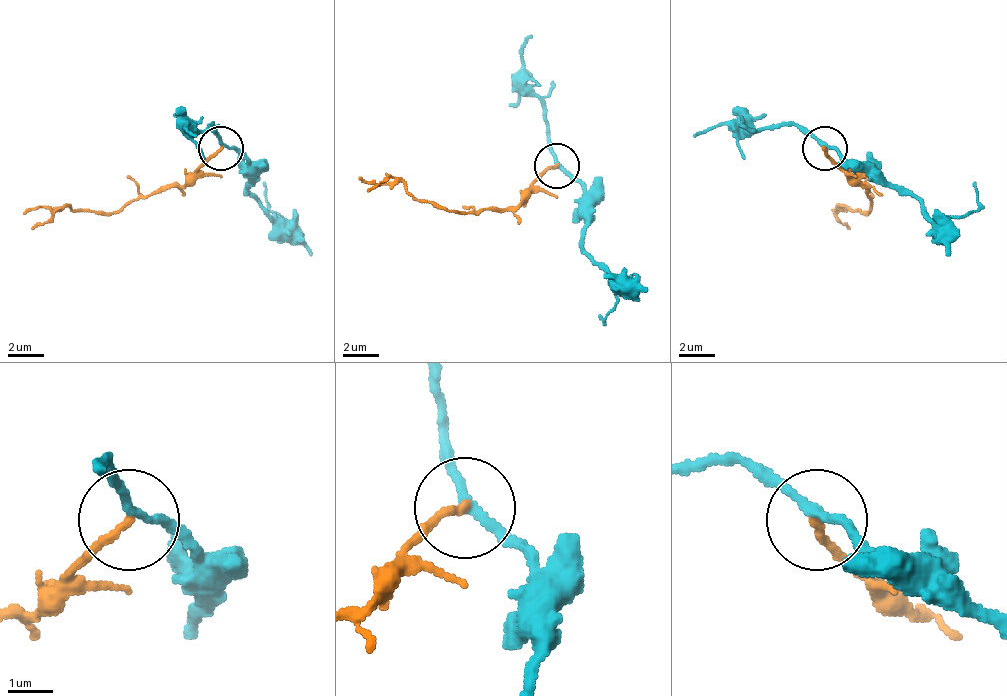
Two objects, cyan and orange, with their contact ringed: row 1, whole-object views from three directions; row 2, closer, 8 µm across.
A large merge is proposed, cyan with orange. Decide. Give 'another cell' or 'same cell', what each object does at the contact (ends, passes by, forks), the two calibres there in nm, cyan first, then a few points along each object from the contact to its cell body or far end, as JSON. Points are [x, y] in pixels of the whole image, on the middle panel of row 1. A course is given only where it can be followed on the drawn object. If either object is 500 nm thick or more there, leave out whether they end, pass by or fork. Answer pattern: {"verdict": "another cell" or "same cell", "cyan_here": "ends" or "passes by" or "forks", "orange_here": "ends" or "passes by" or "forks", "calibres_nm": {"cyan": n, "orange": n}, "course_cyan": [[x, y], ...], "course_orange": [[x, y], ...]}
{"verdict": "another cell", "cyan_here": "passes by", "orange_here": "ends", "calibres_nm": {"cyan": 190, "orange": 180}, "course_cyan": [[557, 165], [584, 192], [584, 250], [607, 273], [616, 304], [602, 317], [598, 313]], "course_orange": [[557, 165], [517, 205], [495, 210], [432, 205], [387, 178], [369, 192]]}

